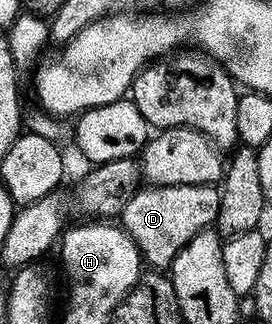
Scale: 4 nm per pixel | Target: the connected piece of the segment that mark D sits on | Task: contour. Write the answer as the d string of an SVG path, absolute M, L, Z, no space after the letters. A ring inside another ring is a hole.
M215 185L148 186L133 194L124 206L119 221L136 241L140 257L149 267L168 268L176 253L200 230L207 230L219 216L220 193Z

